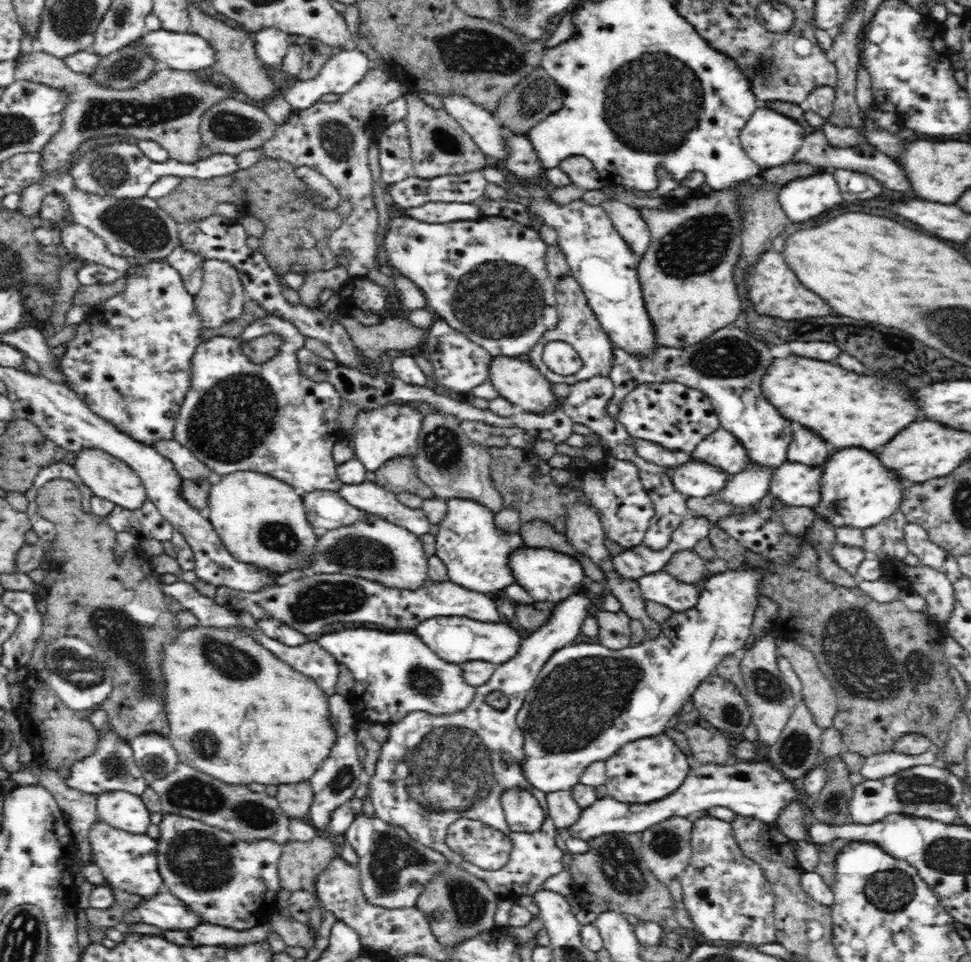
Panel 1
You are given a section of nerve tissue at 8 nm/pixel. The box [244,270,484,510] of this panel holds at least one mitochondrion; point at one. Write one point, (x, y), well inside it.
(442, 446)

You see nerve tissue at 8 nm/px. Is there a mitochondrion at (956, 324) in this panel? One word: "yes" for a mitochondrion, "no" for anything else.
yes

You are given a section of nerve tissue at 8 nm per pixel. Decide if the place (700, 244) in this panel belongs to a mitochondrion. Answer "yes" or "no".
yes

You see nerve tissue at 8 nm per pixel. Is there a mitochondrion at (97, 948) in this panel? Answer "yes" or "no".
no

